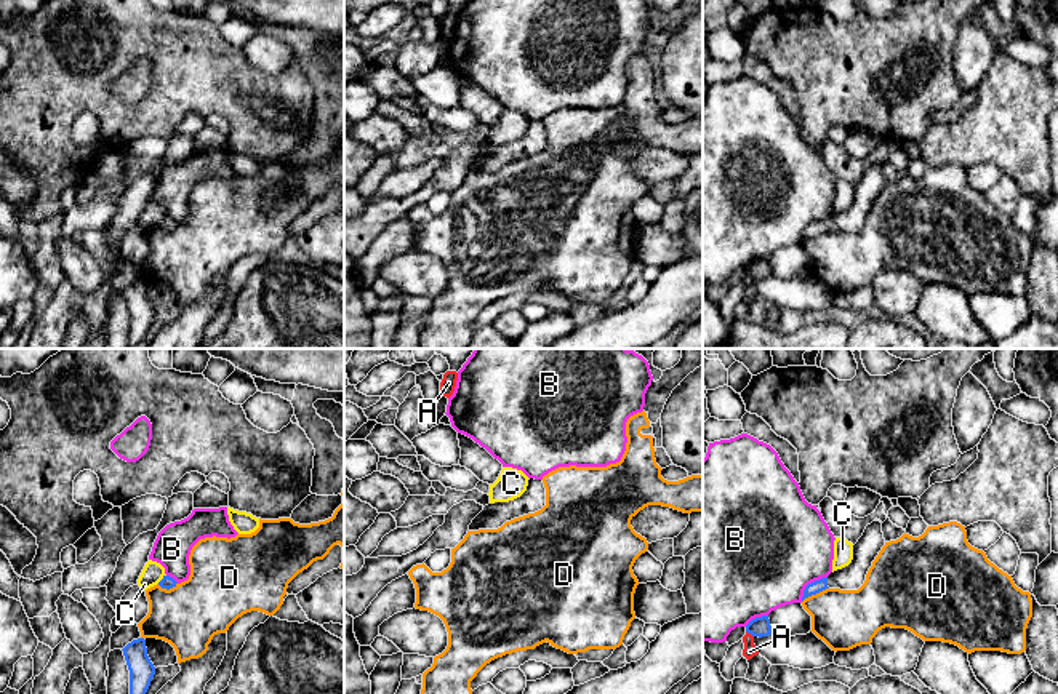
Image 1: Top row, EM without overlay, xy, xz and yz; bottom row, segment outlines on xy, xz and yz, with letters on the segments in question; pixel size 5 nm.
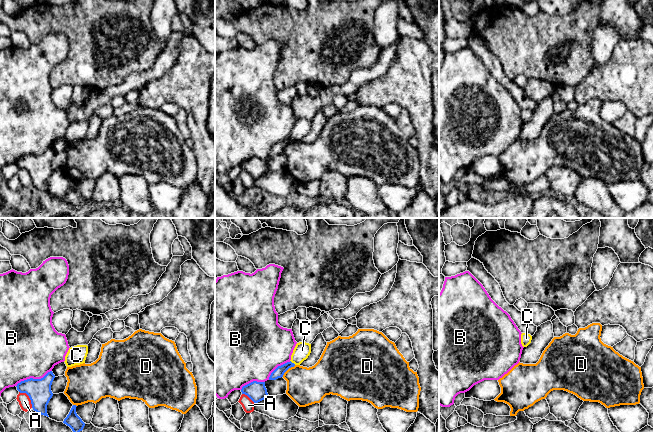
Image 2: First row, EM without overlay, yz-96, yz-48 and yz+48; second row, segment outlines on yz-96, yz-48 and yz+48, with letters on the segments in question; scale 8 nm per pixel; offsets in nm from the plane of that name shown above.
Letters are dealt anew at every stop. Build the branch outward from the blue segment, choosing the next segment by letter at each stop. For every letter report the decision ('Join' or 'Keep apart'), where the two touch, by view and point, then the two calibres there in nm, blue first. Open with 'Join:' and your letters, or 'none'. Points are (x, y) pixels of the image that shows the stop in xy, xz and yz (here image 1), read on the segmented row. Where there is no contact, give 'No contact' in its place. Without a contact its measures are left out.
Join: none
A: Keep apart. Touches blue at yz (749, 632). Thickness 100 nm (blue) against 70 nm
B: Keep apart. Touches blue at yz (809, 584). Thickness 70 nm (blue) against 500 nm
C: Keep apart. Touches blue at xy (162, 579). Thickness 70 nm (blue) against 110 nm
D: Keep apart. Touches blue at yz (815, 594). Thickness 70 nm (blue) against 300 nm

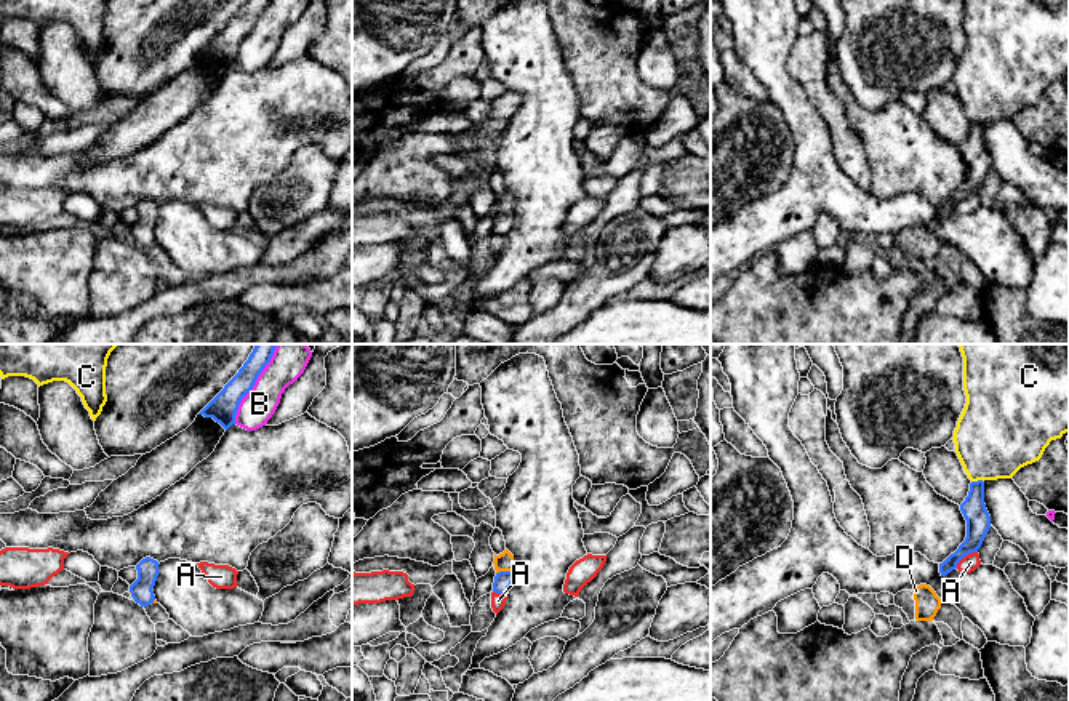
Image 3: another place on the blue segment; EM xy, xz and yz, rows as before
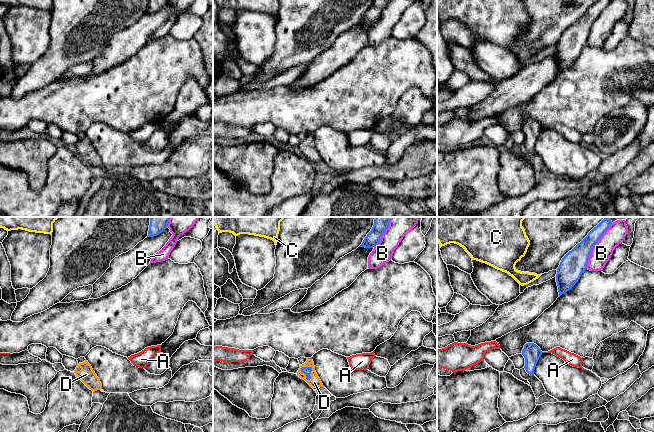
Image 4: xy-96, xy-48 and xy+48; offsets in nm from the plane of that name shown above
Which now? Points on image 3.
Join: D
A: Keep apart. Touches blue at yz (965, 554). Thickness 130 nm (blue) against 90 nm
B: Keep apart. Touches blue at xy (253, 384). Thickness 140 nm (blue) against 180 nm
C: Keep apart. Touches blue at yz (978, 480). Thickness 130 nm (blue) against 400 nm
D: Join. Touches blue at xz (504, 572). Thickness 90 nm (blue) against 100 nm

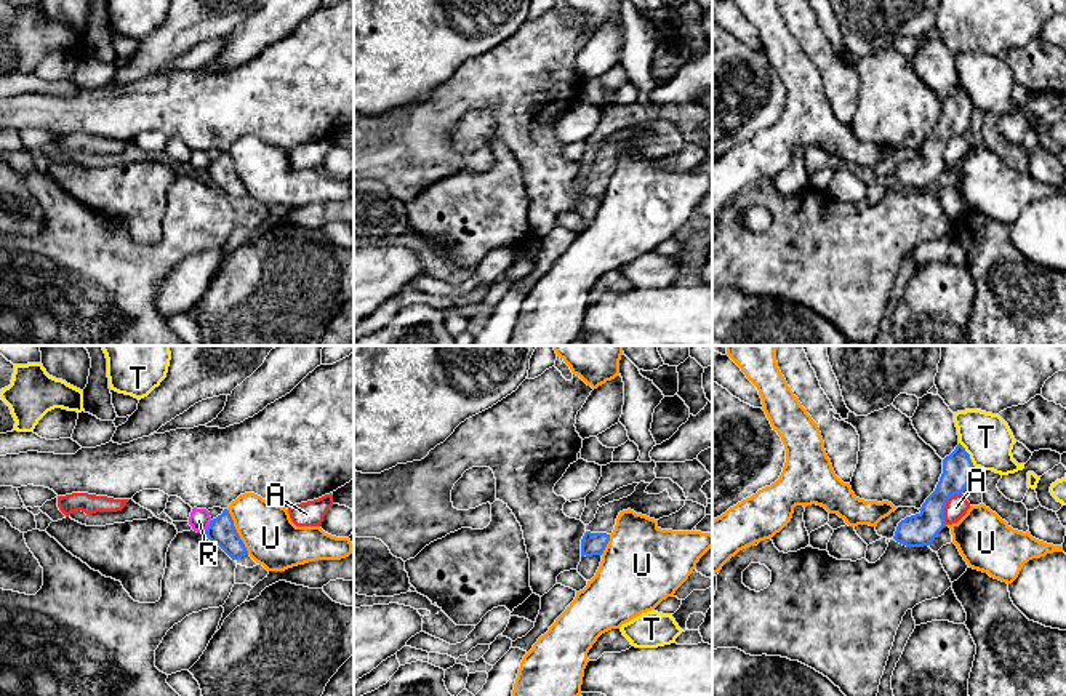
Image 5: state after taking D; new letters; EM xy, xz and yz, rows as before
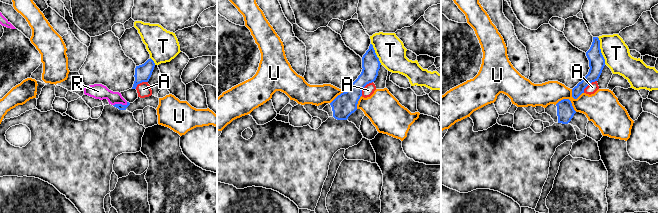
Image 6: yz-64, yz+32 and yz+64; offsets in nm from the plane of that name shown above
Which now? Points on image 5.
Join: none
A: Keep apart. Touches blue at yz (945, 506). Thickness 170 nm (blue) against 110 nm
R: Keep apart. Touches blue at xy (208, 527). Thickness 140 nm (blue) against 100 nm
T: Keep apart. Touches blue at yz (969, 455). Thickness 150 nm (blue) against 240 nm
U: Keep apart. Touches blue at xy (236, 532). Thickness 140 nm (blue) against 280 nm

